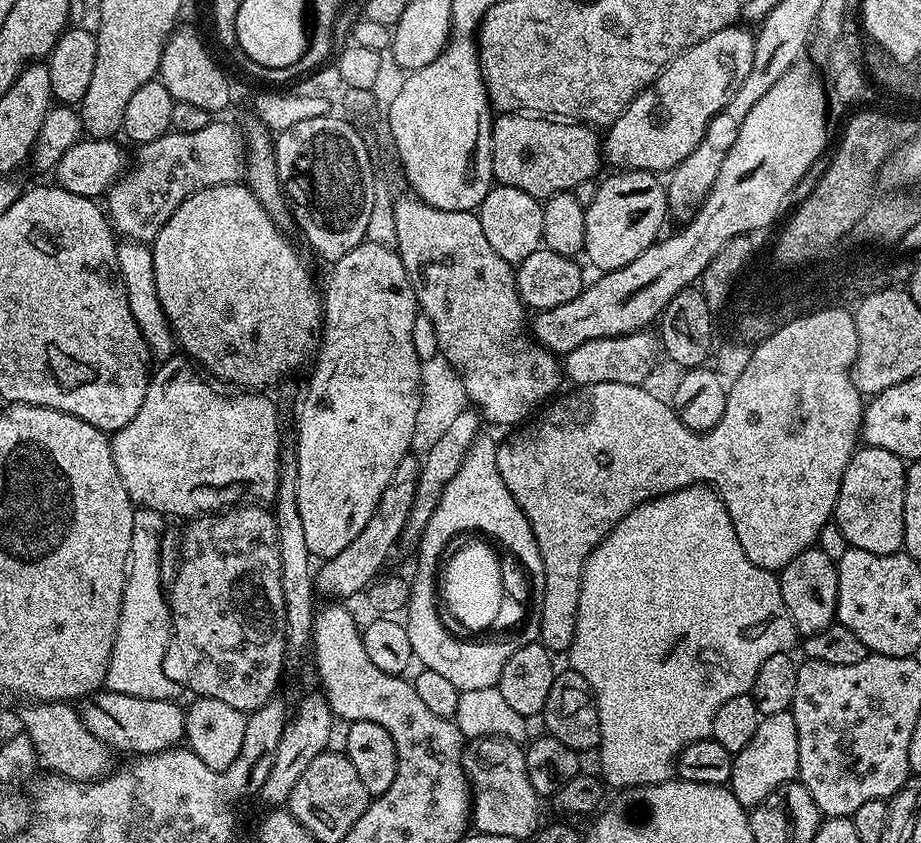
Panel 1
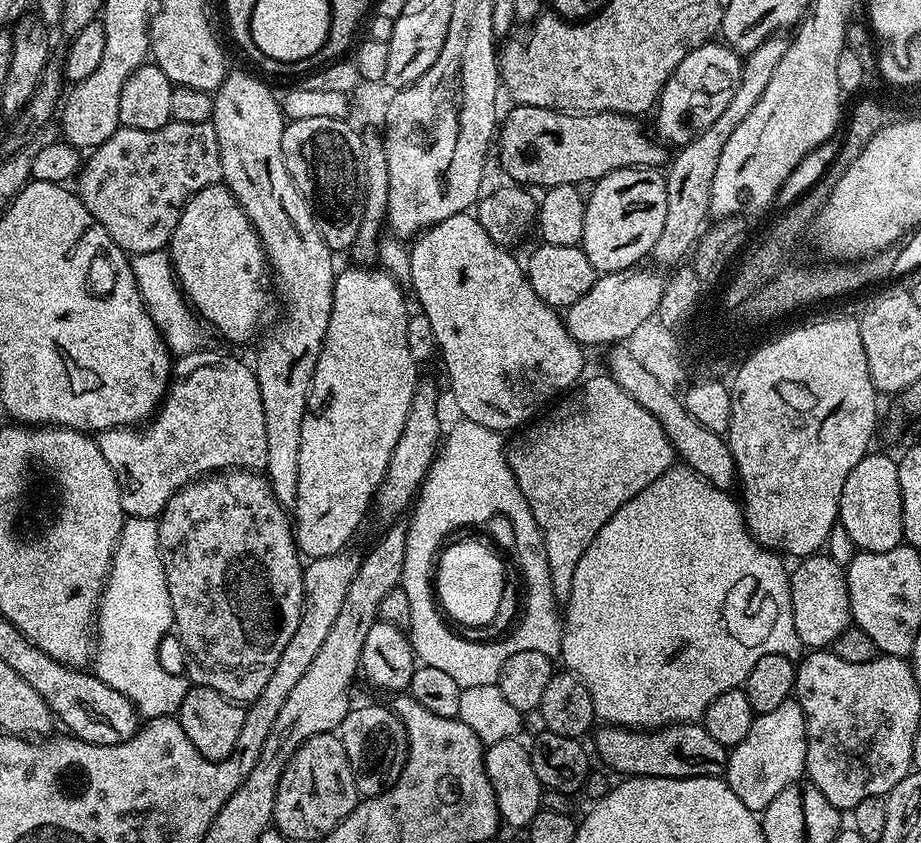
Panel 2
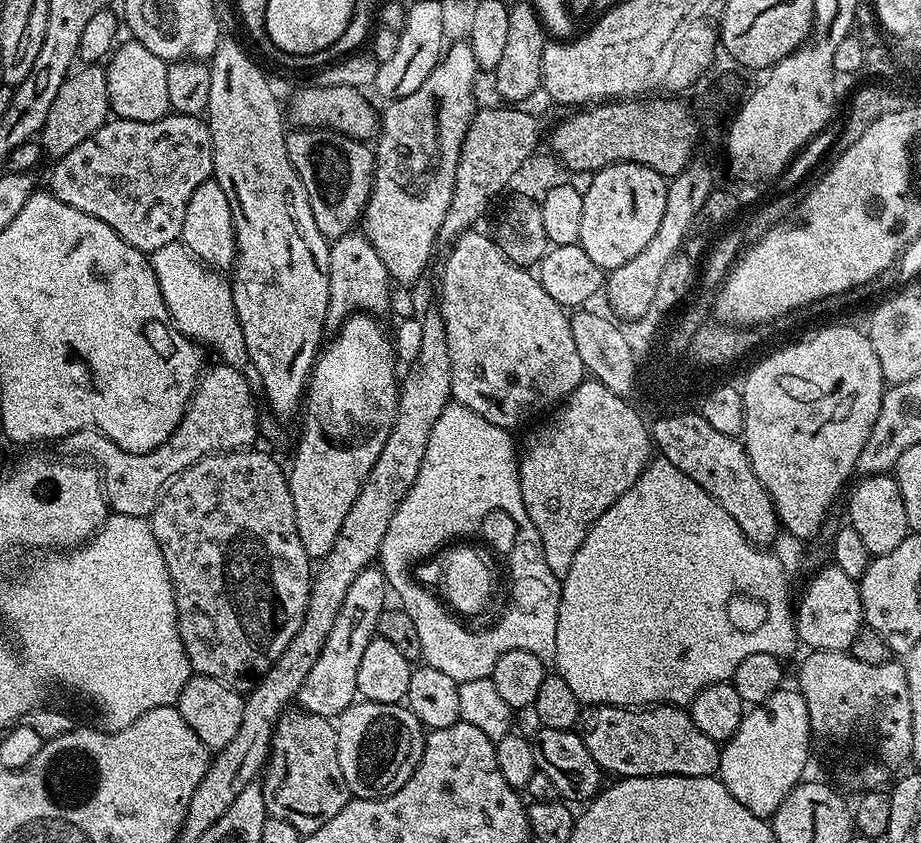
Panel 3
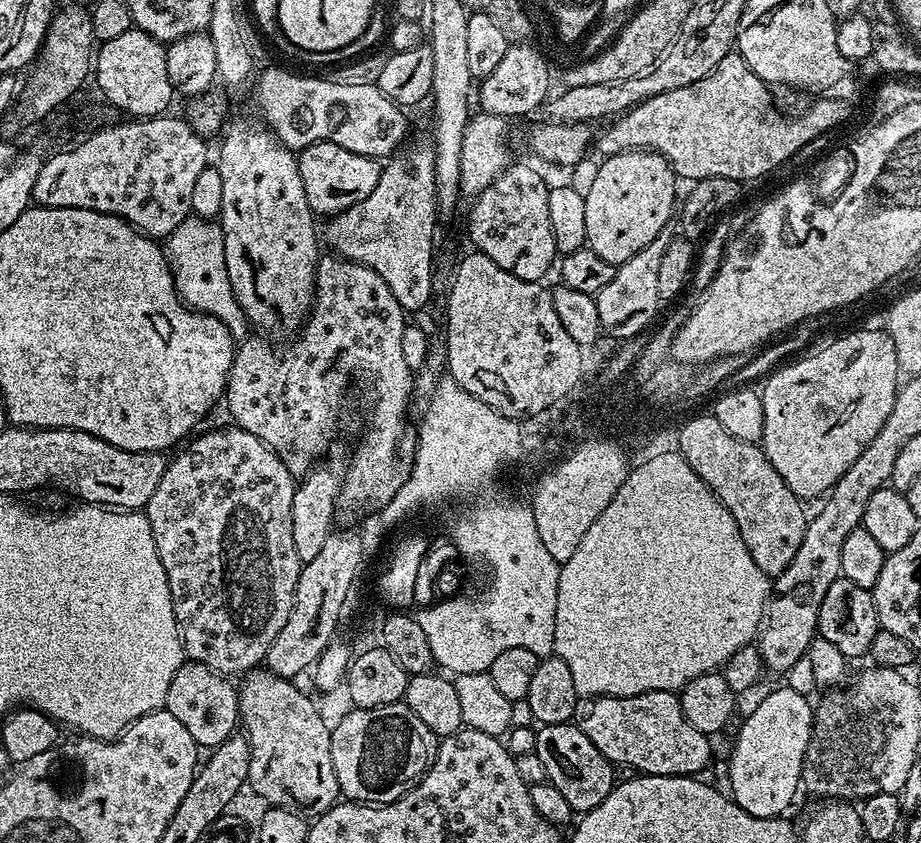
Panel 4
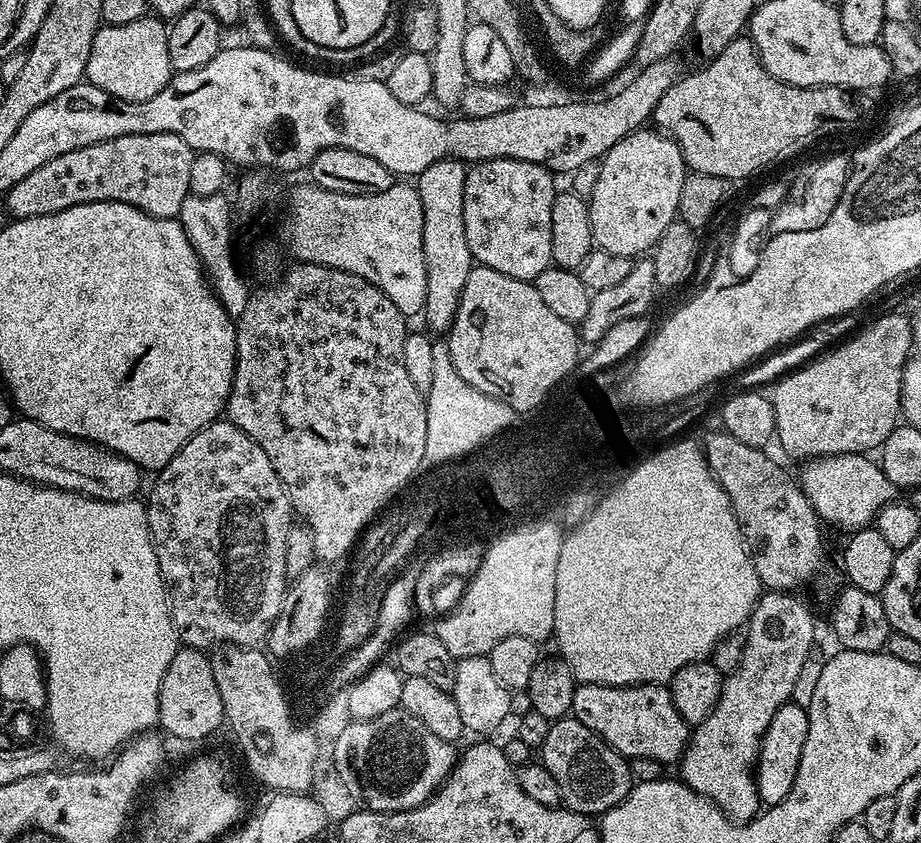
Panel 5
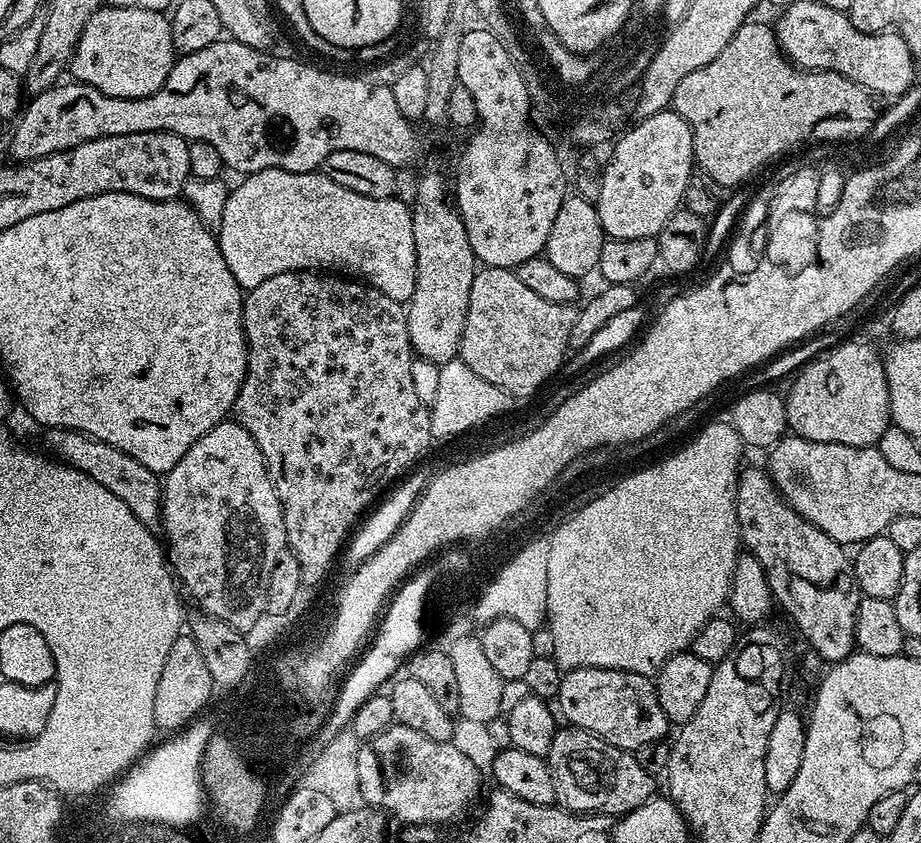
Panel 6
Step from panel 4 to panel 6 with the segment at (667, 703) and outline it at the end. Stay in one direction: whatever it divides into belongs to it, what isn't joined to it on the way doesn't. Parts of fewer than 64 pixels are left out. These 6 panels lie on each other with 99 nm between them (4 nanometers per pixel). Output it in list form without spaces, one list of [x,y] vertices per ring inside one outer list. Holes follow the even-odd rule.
[[[570,668],[562,675],[562,686],[558,697],[558,712],[565,716],[567,723],[574,728],[581,728],[615,748],[635,750],[655,740],[667,737],[670,722],[662,710],[662,702],[658,702],[656,685],[649,677],[634,674],[626,670],[610,670],[609,668]]]

